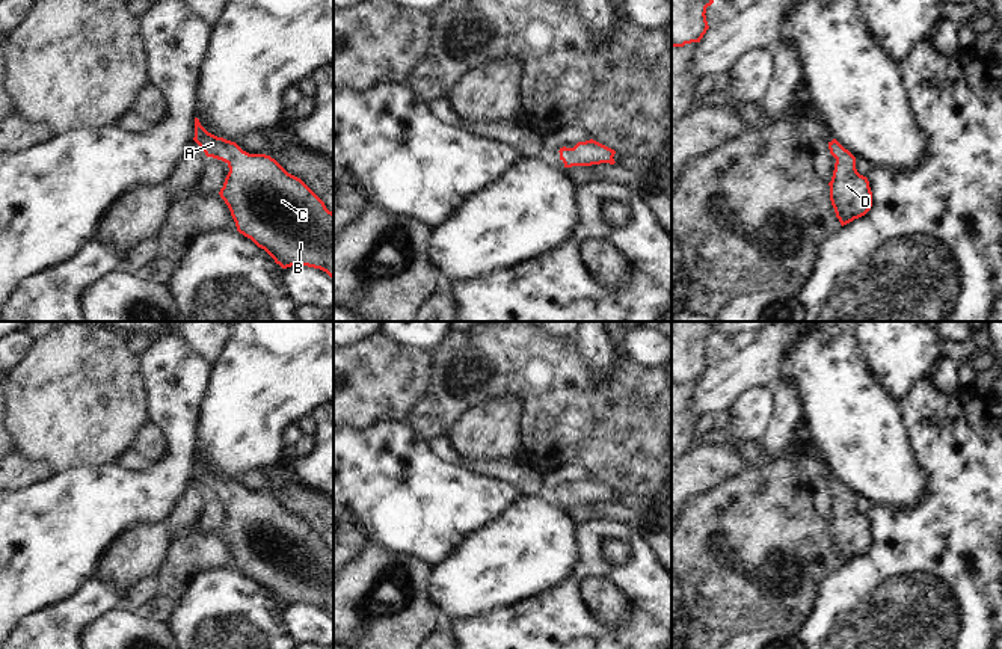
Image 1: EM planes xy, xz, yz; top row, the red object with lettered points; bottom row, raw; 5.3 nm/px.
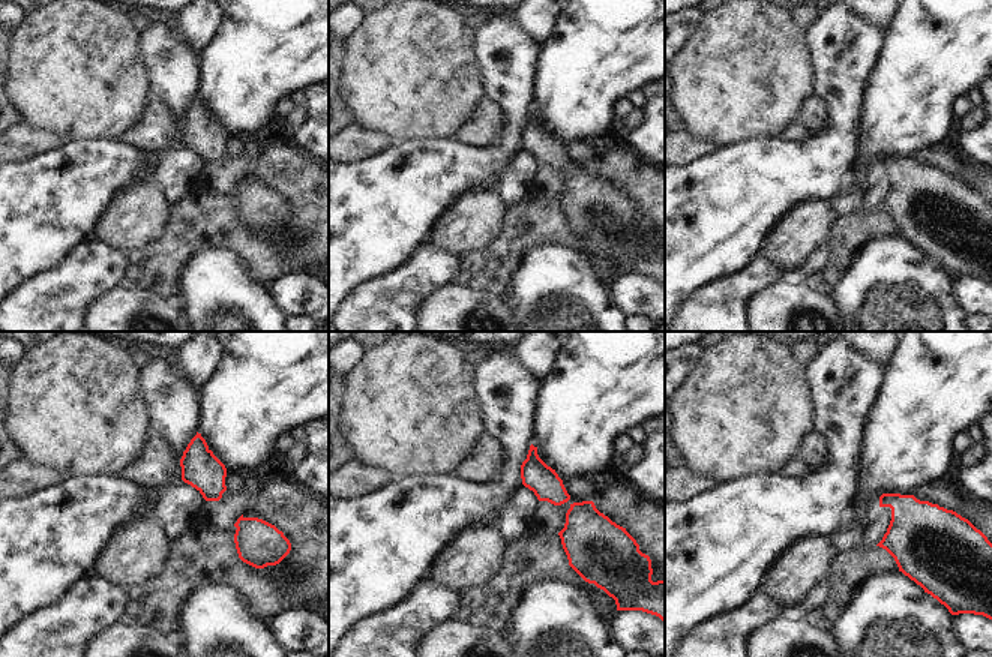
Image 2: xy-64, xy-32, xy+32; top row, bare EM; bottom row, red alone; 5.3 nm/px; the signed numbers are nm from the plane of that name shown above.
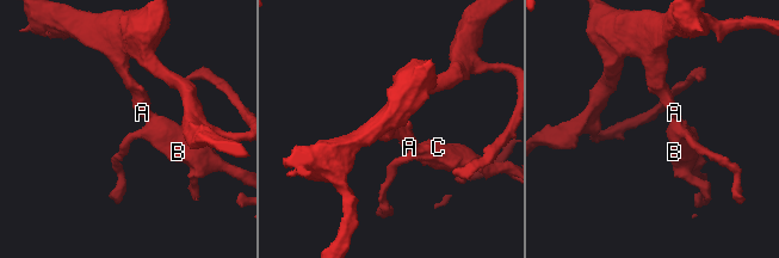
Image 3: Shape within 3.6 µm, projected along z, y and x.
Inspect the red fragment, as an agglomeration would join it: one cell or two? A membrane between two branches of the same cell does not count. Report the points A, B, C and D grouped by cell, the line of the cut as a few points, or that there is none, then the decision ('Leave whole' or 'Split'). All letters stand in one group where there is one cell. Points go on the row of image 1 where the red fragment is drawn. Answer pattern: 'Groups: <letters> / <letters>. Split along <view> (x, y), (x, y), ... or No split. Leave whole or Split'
Groups: A B C D. No split. Leave whole

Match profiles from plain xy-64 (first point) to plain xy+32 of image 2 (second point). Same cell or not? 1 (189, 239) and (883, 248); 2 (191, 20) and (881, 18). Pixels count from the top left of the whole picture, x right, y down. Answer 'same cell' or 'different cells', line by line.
1: different cells
2: same cell

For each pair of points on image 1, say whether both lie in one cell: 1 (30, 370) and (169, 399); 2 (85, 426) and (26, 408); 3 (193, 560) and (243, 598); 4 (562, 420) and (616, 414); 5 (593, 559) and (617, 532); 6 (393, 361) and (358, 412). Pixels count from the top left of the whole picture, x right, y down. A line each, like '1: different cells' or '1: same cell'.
1: different cells
2: same cell
3: different cells
4: same cell
5: same cell
6: same cell

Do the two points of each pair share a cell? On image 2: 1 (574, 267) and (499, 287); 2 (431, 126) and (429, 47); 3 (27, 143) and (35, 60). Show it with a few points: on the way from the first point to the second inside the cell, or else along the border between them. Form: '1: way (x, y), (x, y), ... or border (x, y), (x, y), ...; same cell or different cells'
1: border (526, 252), (508, 291), (502, 297); different cells
2: way (431, 107), (429, 66); same cell
3: border (21, 120), (51, 131), (59, 144); different cells

